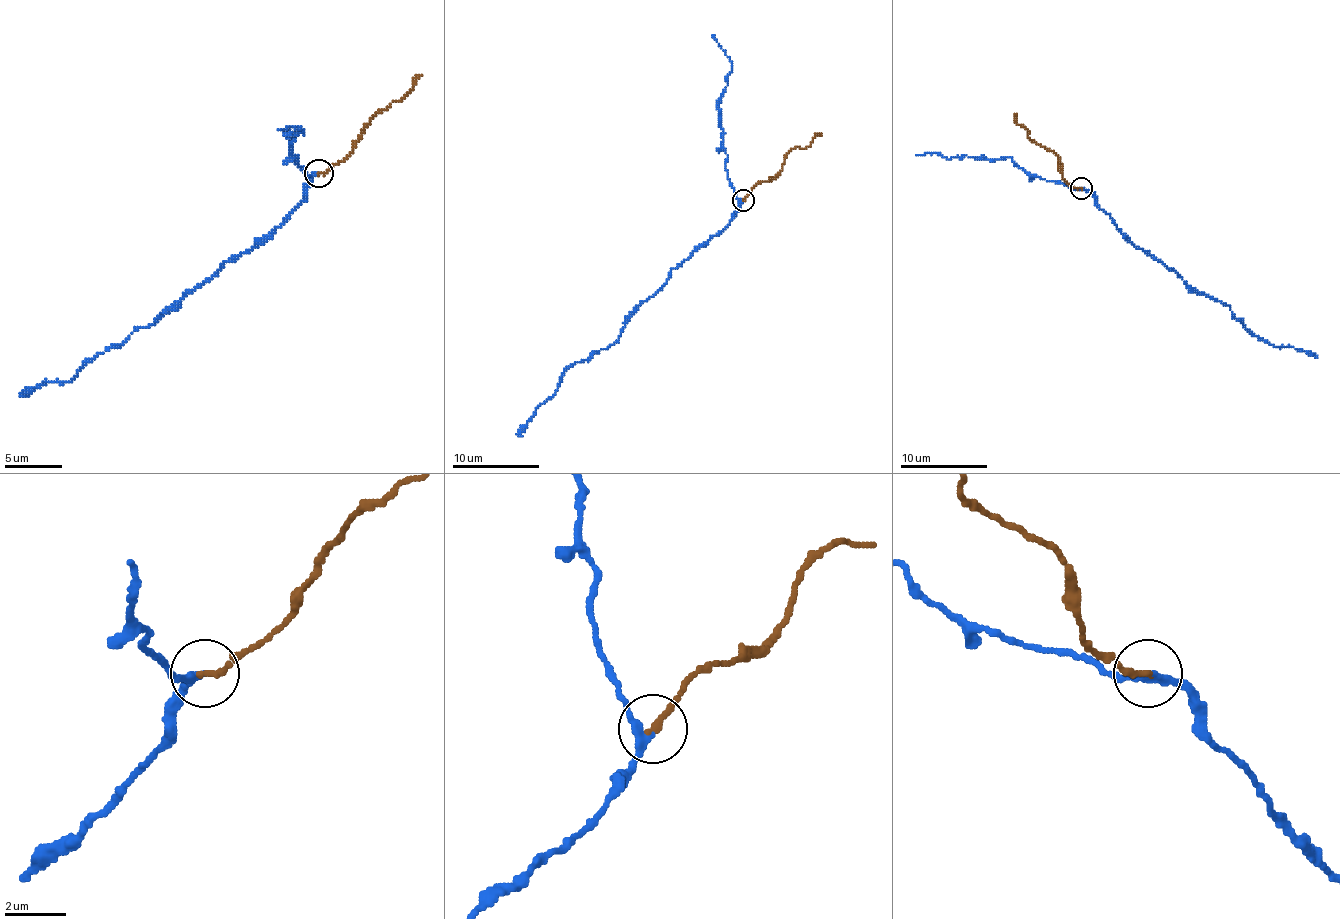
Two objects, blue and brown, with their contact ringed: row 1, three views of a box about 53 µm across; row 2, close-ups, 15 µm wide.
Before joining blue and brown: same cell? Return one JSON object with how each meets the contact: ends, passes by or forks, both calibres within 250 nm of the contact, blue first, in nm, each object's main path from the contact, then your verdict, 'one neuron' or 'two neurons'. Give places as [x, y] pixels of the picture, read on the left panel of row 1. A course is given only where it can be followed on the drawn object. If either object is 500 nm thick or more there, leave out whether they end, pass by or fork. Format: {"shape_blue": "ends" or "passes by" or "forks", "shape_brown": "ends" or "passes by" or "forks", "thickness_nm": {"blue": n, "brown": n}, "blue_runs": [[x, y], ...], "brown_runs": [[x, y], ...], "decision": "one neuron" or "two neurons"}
{"shape_blue": "passes by", "shape_brown": "ends", "thickness_nm": {"blue": 240, "brown": 240}, "blue_runs": [[318, 172], [269, 236], [223, 264], [175, 307], [97, 353], [69, 382], [46, 382], [23, 396]], "brown_runs": [[318, 172], [327, 172], [344, 158], [358, 135], [384, 109], [401, 101], [421, 75]], "decision": "one neuron"}

